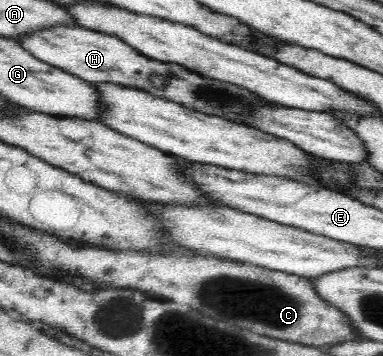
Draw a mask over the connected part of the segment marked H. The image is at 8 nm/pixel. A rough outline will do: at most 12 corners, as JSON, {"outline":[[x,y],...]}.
{"outline":[[51,27],[17,40],[94,84],[140,90],[241,126],[269,103],[141,55],[117,36]]}

